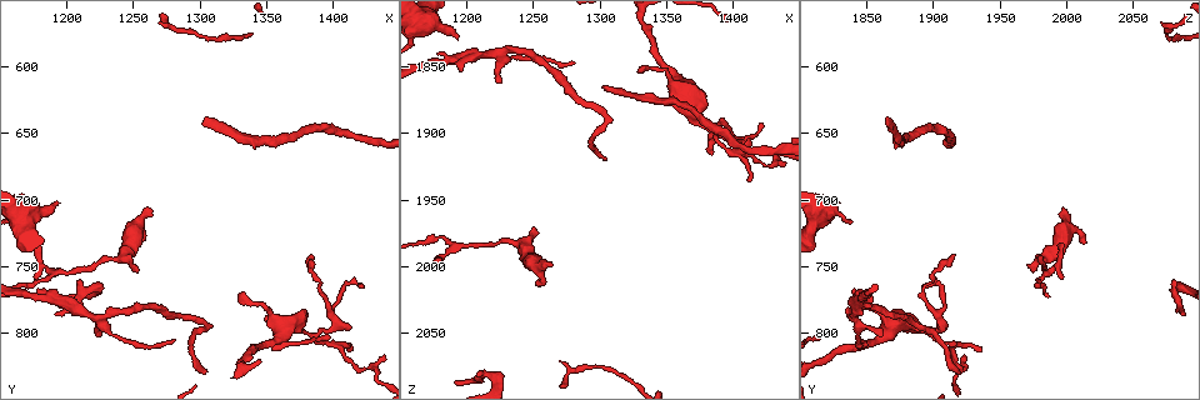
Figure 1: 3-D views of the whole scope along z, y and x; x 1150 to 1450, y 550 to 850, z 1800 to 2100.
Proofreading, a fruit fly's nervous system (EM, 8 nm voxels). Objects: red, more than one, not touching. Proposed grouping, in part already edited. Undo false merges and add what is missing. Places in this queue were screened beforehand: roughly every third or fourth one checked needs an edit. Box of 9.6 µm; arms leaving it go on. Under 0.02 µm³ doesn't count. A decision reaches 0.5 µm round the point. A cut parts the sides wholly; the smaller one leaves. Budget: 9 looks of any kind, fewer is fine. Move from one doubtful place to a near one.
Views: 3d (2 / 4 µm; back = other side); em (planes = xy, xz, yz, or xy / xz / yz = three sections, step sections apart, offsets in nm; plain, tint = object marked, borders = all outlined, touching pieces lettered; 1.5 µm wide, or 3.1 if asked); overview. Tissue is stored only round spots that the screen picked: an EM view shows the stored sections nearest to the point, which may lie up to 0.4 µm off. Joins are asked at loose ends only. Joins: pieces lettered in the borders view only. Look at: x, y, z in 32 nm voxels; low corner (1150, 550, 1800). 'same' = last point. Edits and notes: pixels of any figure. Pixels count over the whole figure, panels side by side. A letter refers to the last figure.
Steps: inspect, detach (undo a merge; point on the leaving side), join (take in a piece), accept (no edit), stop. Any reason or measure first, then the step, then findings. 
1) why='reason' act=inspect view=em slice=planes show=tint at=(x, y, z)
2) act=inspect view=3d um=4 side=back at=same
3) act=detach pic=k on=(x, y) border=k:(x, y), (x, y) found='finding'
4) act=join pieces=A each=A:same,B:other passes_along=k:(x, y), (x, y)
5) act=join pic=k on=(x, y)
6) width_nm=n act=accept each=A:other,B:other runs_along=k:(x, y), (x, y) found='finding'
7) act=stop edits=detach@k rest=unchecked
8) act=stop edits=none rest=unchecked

why='an open end' act=inspect view=em slice=xy step=4 show=borders at=(1282, 806, 1846)

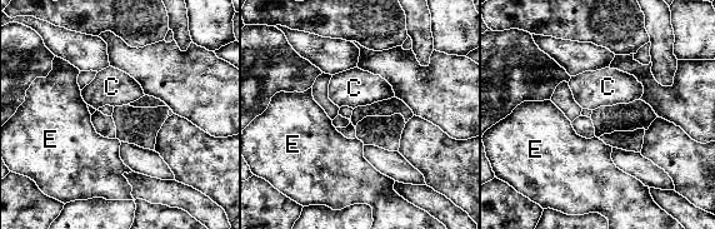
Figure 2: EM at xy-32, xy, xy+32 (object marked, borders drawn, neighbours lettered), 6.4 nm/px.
why='cut it another way' act=inspect view=em slice=planes show=borders at=same

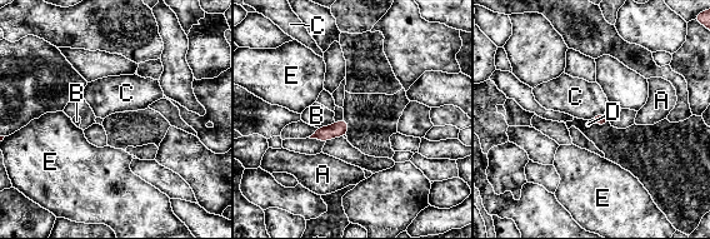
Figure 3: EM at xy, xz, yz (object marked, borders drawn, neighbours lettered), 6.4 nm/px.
longest_contact=B:120nm act=accept each=A:other,B:other,C:other,D:other,E:other border=3:(604, 113), (598, 113), (591, 118) found='none of them fits'

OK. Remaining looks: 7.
why='abrupt turn' act=inspect view=em slice=yz step=8 show=tint at=(1430, 824, 1924)

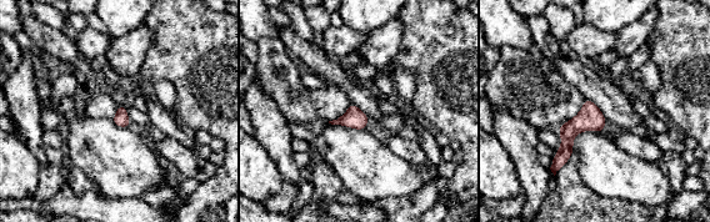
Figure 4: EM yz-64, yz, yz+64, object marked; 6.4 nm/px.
act=inspect view=em slice=xz step=8 show=borders at=same

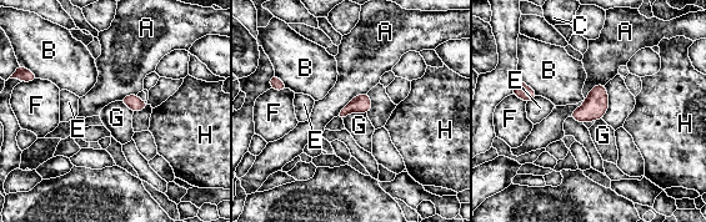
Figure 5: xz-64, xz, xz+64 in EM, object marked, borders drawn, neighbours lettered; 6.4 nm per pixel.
act=accept each=A:other,B:other,C:other,E:other,F:other,G:other,H:other border=5:(366, 112), (350, 112), (343, 120) found='continuous, no second neuron'

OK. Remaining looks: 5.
why='free end' act=inspect view=em slice=planes show=borders at=(1266, 710, 2000)

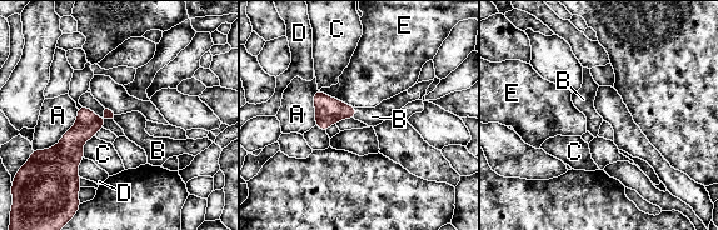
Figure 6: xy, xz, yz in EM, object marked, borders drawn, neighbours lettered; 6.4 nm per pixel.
act=join pieces=B each=A:other,B:same,C:other,D:other,E:other passes_along=6:(329, 110), (354, 113), (372, 116) found='the neuron continues'

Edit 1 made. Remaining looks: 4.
why='see it whole again' act=inspect view=overview

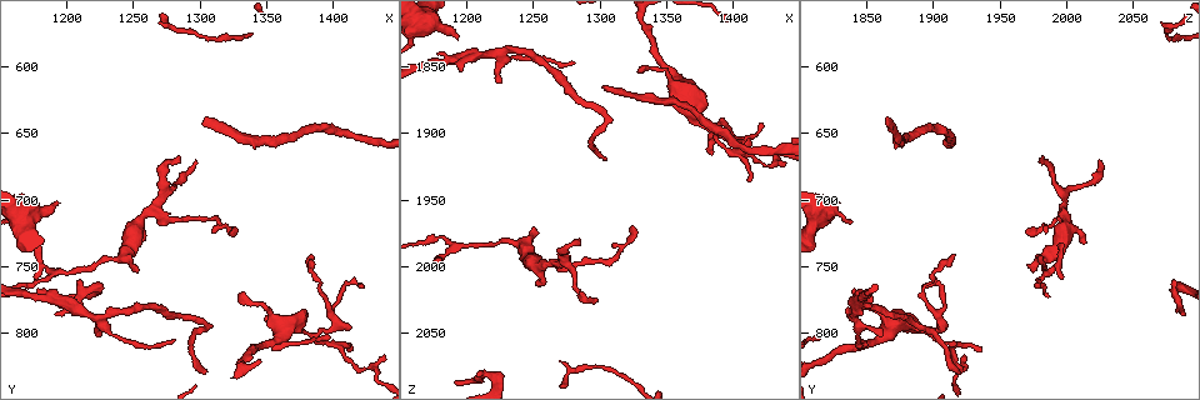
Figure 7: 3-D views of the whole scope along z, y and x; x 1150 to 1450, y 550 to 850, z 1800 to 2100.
why='thin end' act=inspect view=3d um=2 at=(1298, 672, 2026)

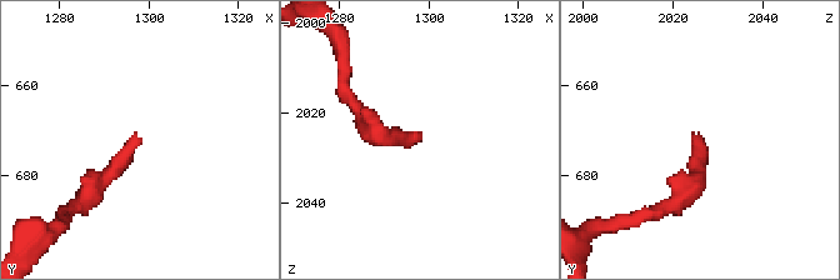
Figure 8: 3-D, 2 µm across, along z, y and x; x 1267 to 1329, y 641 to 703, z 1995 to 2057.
why='need the tissue' act=inspect view=em slice=planes show=borders at=(1297, 671, 2024)

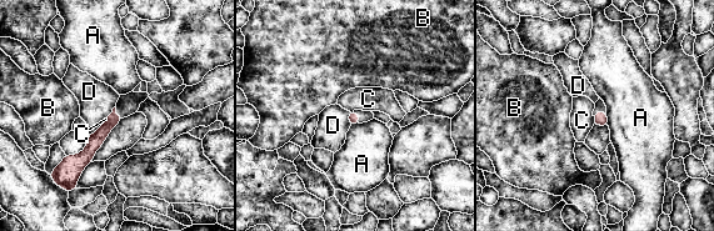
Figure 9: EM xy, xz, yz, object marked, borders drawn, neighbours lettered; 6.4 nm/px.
act=accept each=A:other,B:other,C:other,D:other runs_along=9:(113, 115), (93, 146), (68, 170) found='none of them fits'

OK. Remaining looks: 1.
act=stop edits=join@6 rest=unchecked

